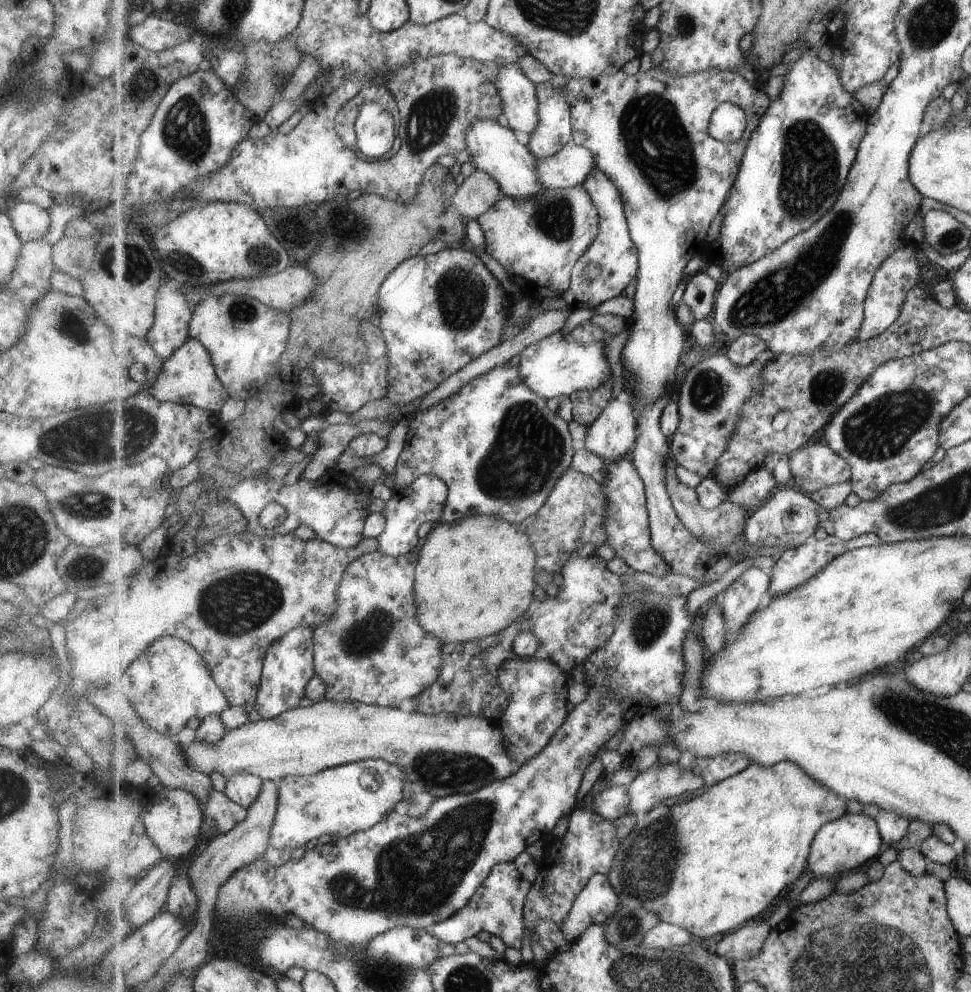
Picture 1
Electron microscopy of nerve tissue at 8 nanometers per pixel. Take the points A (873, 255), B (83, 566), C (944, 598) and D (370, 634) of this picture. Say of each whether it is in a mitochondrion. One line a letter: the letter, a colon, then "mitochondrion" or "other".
A: other
B: mitochondrion
C: other
D: mitochondrion

